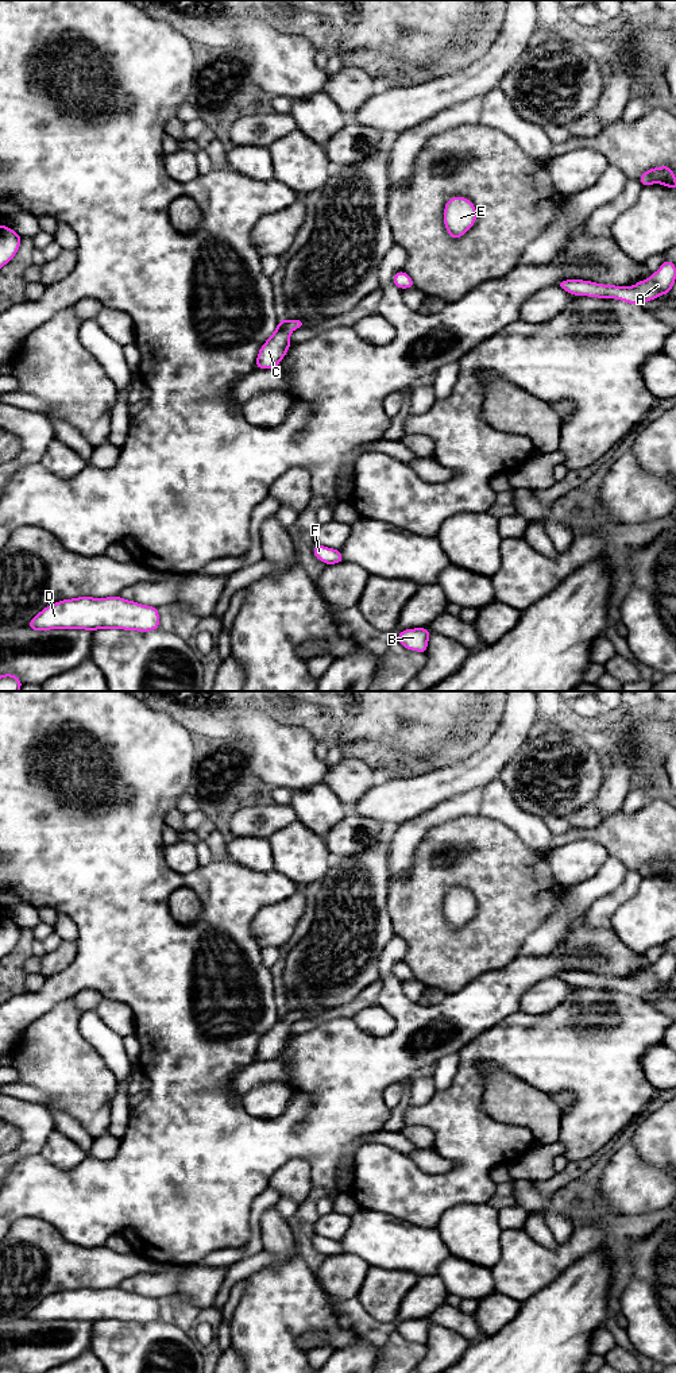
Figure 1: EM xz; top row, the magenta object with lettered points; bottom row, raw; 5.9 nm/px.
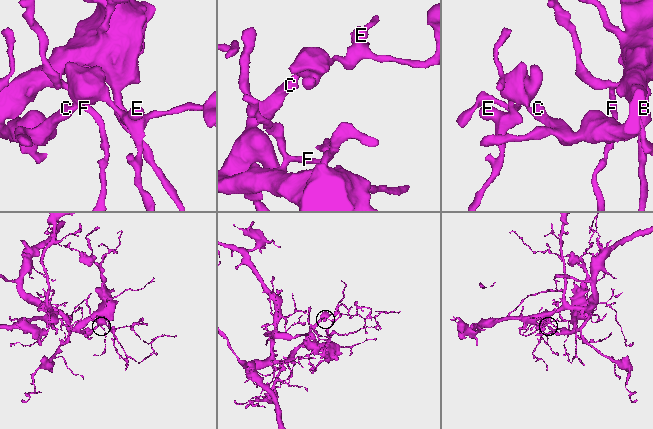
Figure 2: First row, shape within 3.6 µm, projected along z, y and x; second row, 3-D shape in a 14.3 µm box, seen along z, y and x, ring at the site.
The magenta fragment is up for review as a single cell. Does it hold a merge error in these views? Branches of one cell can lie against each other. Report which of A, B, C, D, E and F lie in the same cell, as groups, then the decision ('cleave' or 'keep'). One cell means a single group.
A B C D E F | keep

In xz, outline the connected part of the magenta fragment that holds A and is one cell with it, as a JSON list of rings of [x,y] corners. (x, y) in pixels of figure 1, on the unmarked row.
[[[665,950],[657,963],[648,971],[638,972],[634,977],[603,976],[584,971],[564,971],[556,977],[576,988],[615,990],[633,996],[644,996],[646,992],[671,984],[675,973],[676,957]]]

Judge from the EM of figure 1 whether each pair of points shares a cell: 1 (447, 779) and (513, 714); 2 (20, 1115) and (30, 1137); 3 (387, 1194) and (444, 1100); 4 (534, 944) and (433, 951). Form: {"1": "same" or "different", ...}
{"1": "same", "2": "same", "3": "same", "4": "different"}

